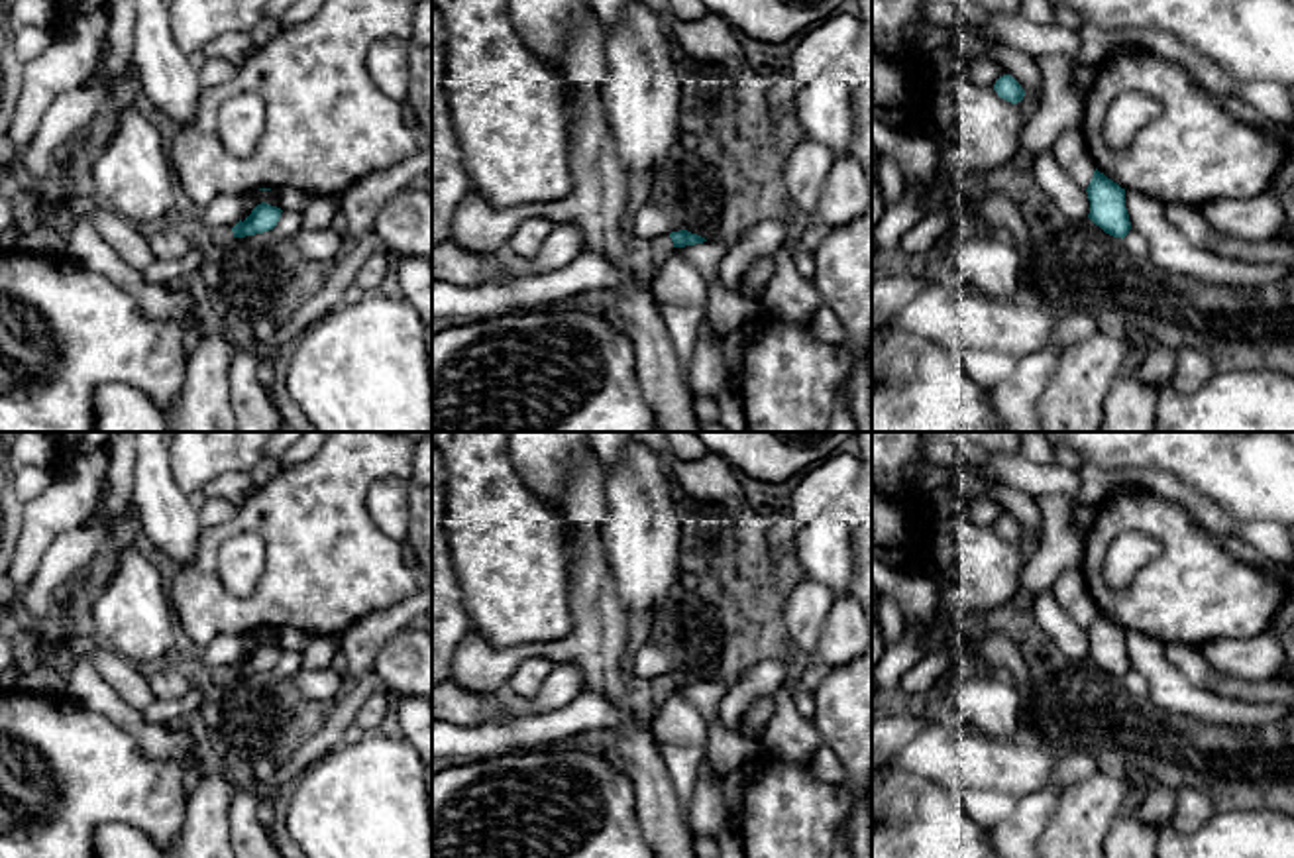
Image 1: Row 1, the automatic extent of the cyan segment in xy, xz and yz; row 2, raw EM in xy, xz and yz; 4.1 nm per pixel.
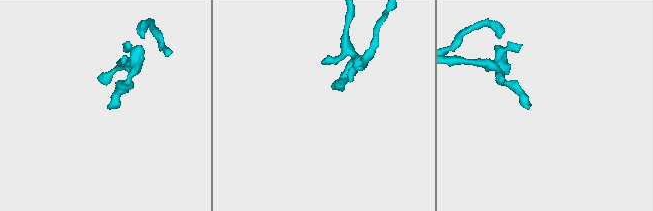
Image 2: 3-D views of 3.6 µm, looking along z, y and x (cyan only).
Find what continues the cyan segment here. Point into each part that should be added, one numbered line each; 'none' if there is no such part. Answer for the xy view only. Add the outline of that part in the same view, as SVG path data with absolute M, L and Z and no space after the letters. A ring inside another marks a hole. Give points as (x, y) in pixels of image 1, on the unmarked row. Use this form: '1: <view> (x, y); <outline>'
none

